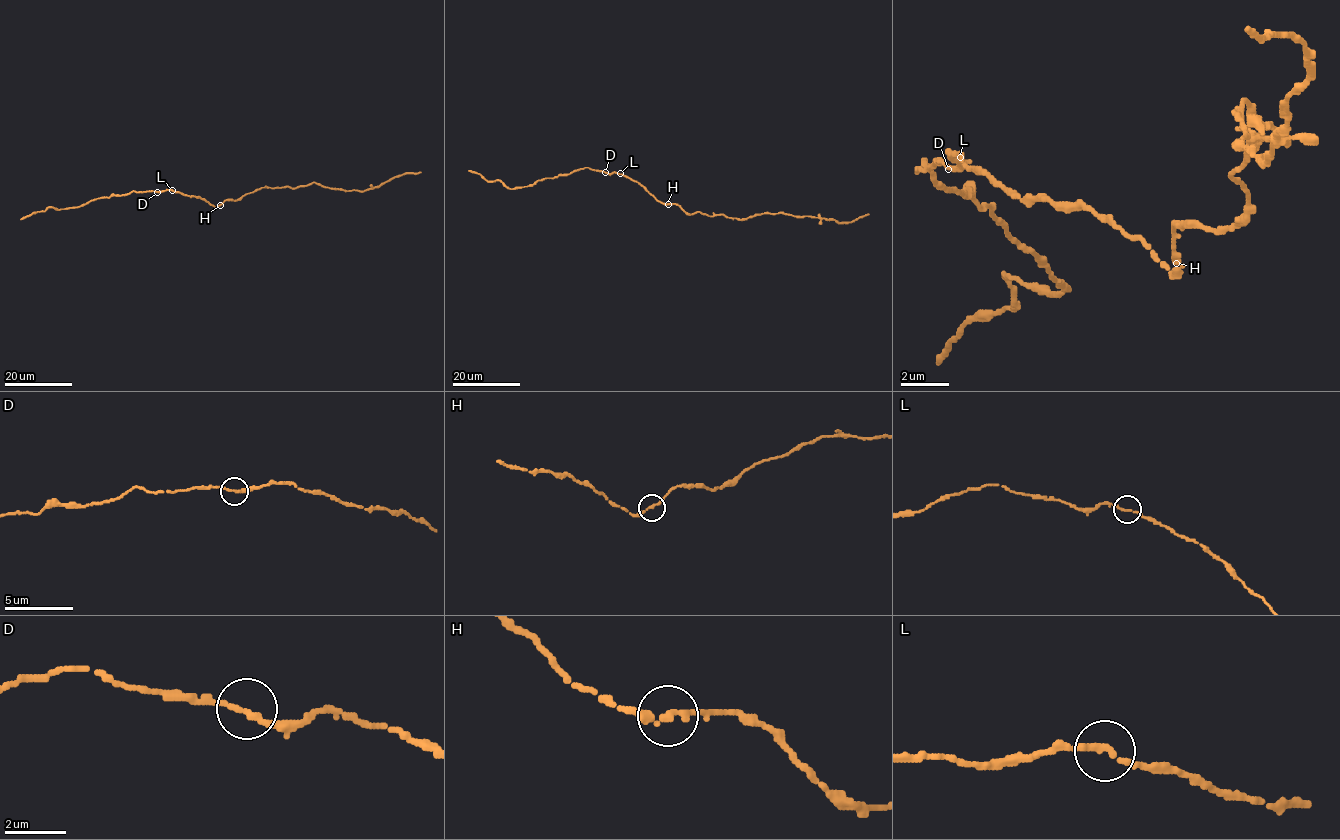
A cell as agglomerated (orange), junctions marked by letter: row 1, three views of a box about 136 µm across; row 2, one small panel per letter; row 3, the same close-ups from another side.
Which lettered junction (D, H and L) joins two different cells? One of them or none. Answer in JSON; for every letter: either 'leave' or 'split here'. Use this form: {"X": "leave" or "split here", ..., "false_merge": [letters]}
{"D": "leave", "H": "leave", "L": "leave", "false_merge": []}

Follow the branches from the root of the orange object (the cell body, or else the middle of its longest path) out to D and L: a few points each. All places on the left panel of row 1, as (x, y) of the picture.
D: (215, 207), (200, 198), (172, 190), (157, 192)
L: (215, 207), (200, 198), (172, 190)

